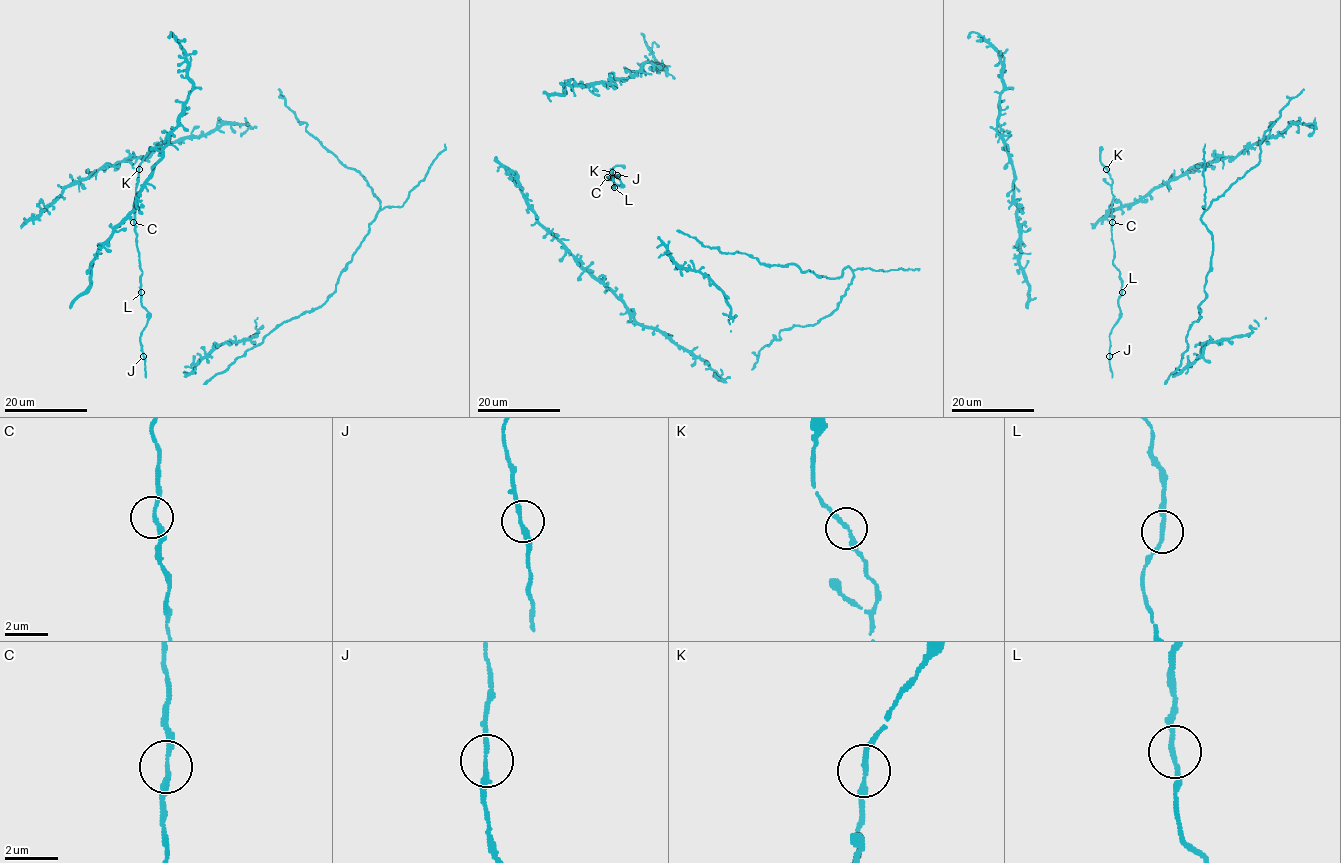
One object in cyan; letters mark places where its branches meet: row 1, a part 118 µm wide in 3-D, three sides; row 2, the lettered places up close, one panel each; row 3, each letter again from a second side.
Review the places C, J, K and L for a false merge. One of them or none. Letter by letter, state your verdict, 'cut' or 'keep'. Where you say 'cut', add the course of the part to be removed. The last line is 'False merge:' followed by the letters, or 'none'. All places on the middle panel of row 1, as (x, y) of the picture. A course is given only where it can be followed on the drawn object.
C: keep
J: keep
K: keep
L: keep
False merge: none

